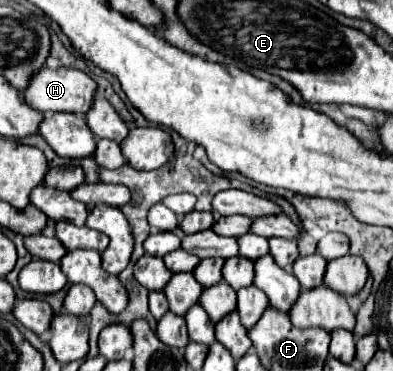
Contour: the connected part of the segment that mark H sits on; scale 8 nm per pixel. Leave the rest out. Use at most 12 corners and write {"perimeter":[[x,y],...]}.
{"perimeter":[[41,67],[21,91],[37,111],[85,113],[95,81]]}

